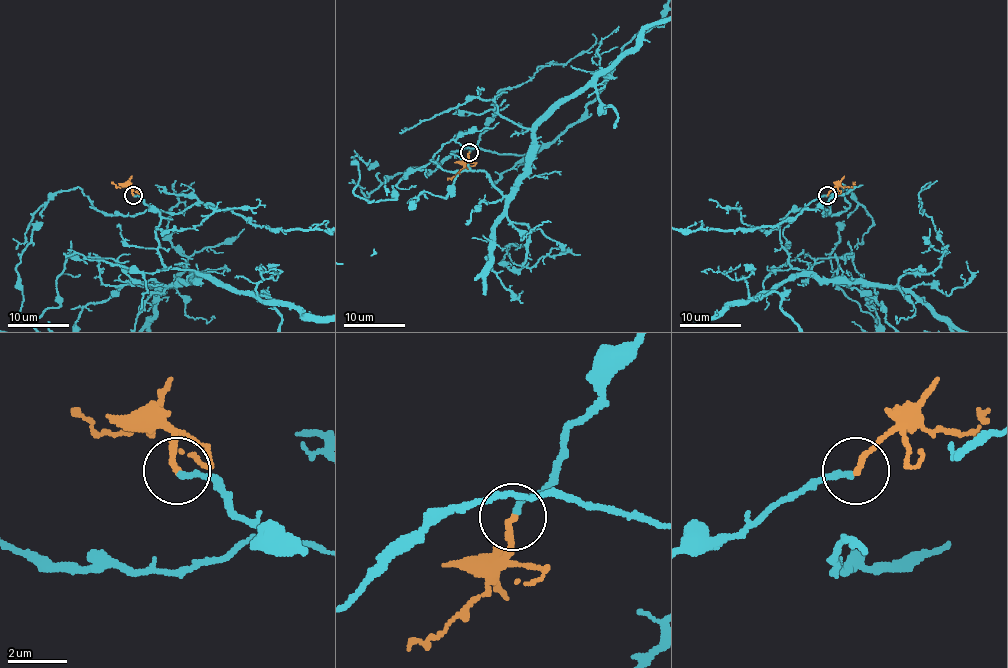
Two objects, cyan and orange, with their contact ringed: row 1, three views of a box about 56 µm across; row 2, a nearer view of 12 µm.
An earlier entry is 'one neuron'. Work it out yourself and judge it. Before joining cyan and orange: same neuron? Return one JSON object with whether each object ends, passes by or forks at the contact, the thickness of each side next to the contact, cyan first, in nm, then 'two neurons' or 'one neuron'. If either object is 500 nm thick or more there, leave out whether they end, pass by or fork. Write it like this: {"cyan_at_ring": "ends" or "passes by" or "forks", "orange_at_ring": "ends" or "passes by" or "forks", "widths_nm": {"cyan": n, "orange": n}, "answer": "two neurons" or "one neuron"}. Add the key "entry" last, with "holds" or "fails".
{"cyan_at_ring": "ends", "orange_at_ring": "ends", "widths_nm": {"cyan": 200, "orange": 200}, "answer": "one neuron", "entry": "holds"}

